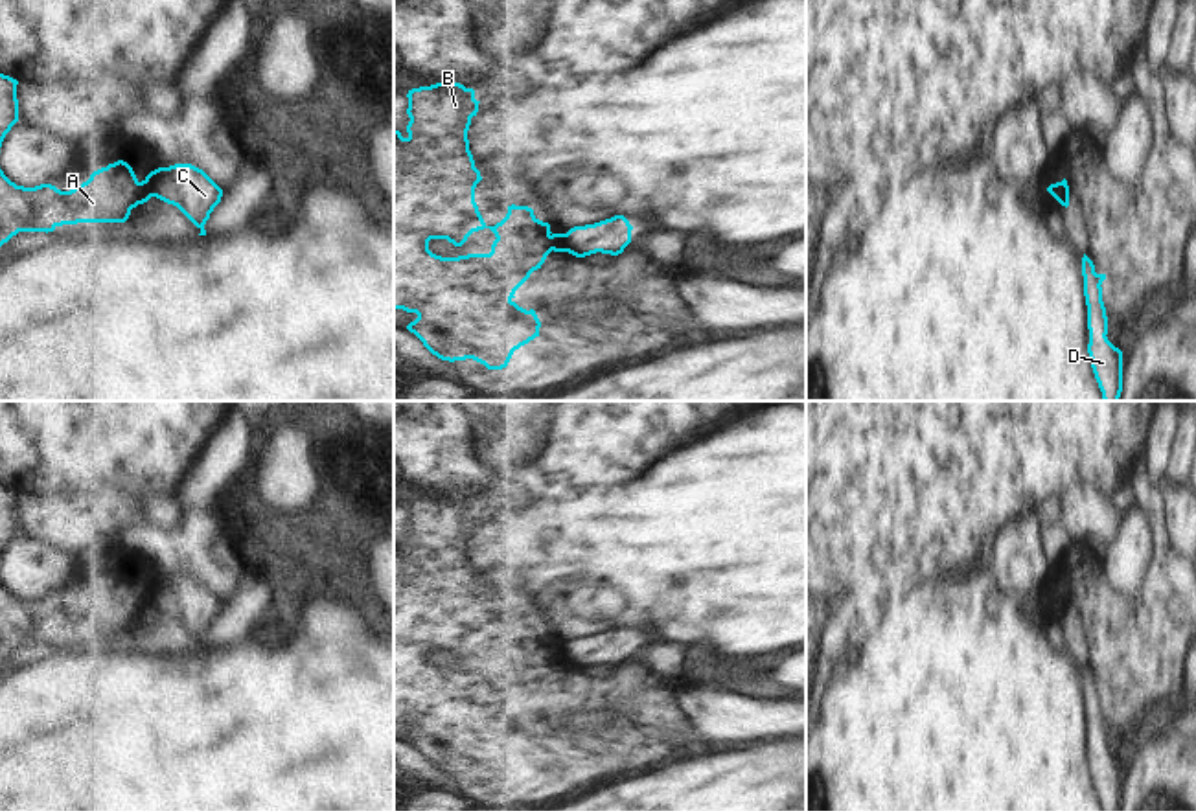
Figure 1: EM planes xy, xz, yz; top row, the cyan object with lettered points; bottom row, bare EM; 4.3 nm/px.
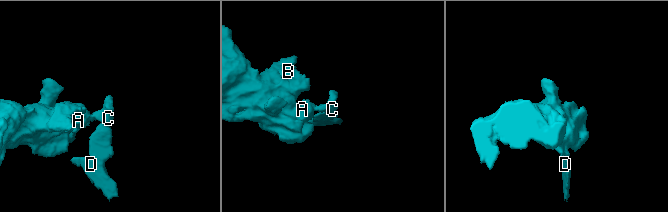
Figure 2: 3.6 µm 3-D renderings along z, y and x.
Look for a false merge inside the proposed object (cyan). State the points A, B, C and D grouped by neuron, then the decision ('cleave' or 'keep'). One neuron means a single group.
groups A B / C D; cleave

